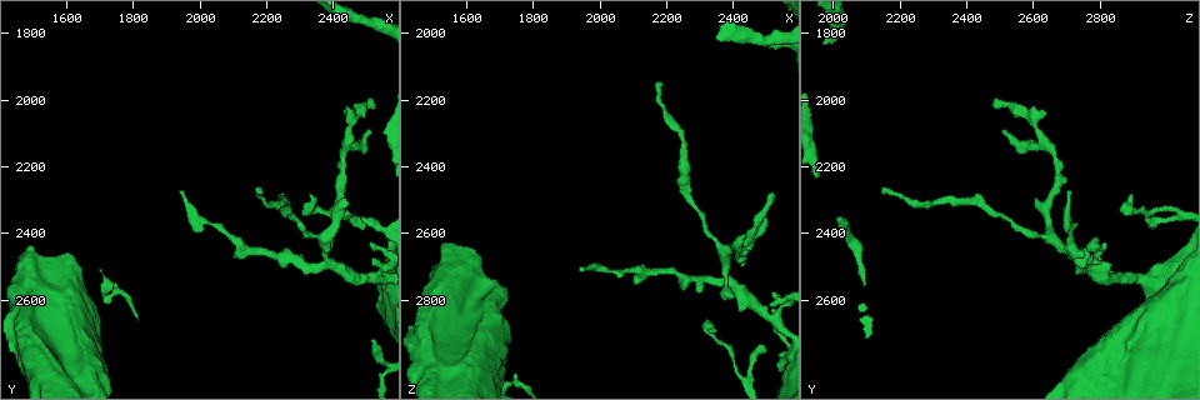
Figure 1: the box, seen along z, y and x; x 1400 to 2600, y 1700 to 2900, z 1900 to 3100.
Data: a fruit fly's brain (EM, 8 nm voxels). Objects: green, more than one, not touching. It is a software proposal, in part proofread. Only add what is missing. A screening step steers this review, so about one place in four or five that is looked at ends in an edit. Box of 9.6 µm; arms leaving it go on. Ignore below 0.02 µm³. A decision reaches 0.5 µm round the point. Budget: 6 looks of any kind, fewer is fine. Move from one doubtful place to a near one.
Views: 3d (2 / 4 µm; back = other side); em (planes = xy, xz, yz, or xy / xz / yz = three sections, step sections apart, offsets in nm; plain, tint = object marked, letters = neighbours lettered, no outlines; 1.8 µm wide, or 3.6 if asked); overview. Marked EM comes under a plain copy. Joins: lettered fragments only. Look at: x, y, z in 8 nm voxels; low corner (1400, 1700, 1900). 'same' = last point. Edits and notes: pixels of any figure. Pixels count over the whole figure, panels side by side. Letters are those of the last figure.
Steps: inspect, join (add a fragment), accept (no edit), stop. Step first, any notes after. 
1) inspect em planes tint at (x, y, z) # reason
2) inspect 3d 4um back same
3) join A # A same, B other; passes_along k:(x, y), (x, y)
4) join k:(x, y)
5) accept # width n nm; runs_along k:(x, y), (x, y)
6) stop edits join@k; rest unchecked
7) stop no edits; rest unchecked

inspect em xz step 8 tint at (2510, 2490, 2780) # an open end

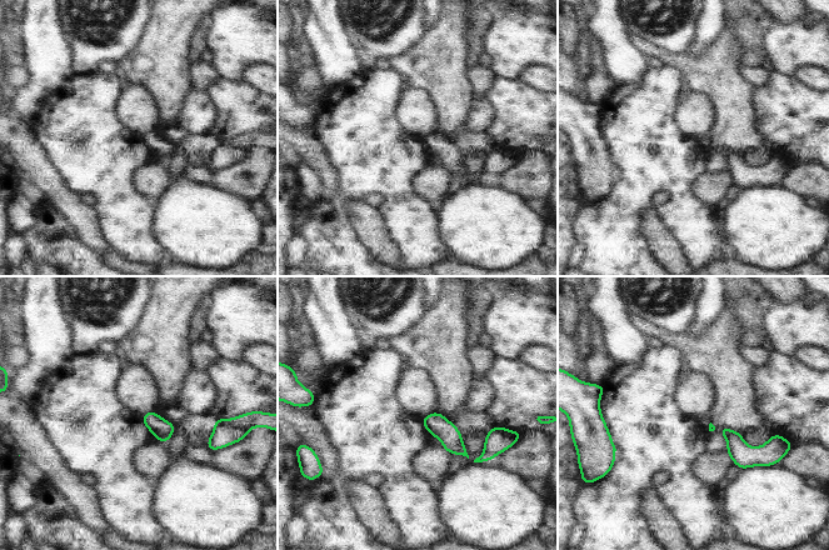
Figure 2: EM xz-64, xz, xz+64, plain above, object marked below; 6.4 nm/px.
inspect em planes letters same # another direction

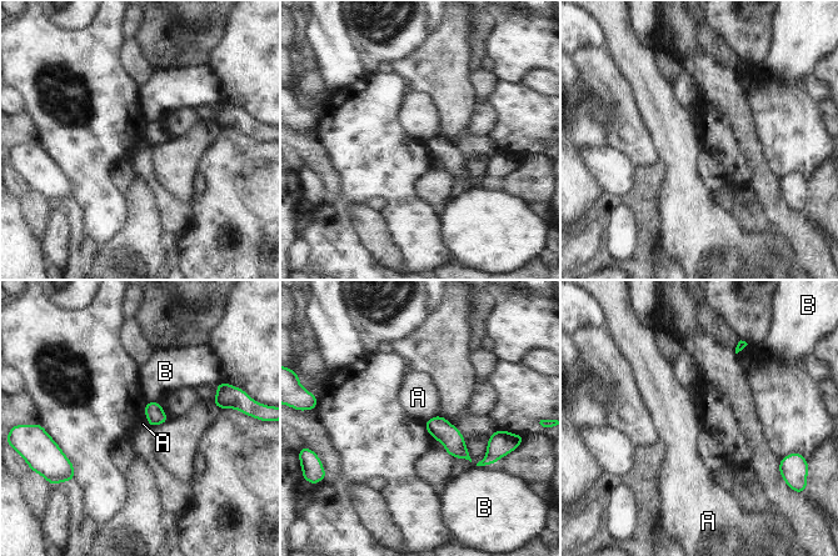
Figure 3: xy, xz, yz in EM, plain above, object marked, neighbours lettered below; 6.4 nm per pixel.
accept # A other, B other; border 3:(144, 411), (149, 426); none of them fits

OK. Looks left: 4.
inspect em planes letters at (2370, 2330, 2940)

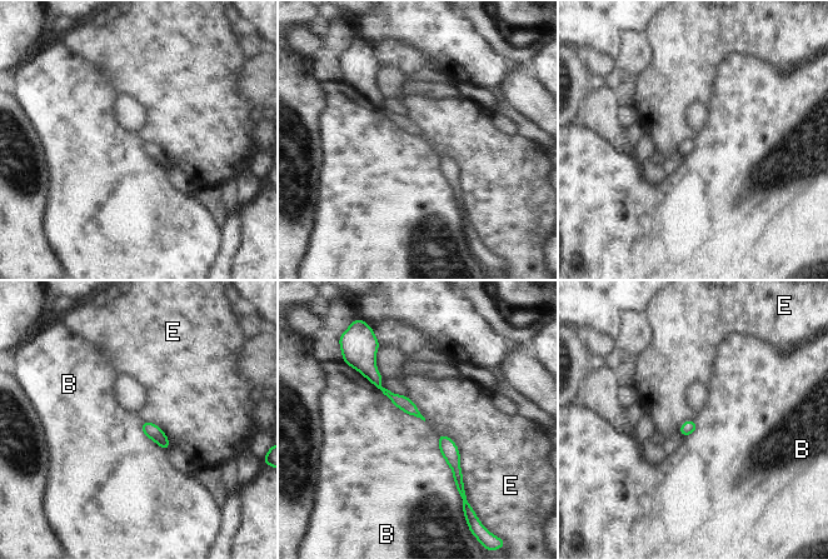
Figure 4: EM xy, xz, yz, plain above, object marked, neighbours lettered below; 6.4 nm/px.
accept # B other, E other; runs_along 4:(363, 370), (387, 393), (415, 412); none of them fits

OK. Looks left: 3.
inspect em yz step 16 letters at (1940, 2270, 2710) # thin end

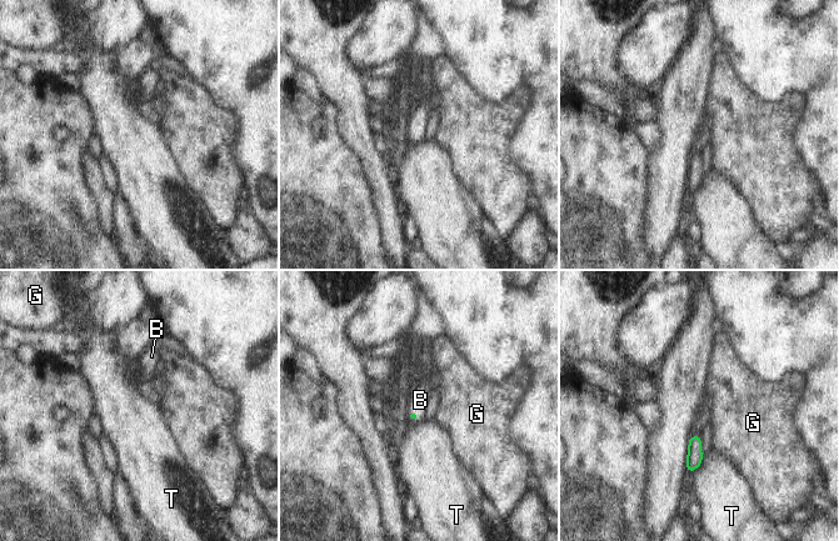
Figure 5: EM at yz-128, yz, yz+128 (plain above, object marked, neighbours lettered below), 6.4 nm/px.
join B # longest_contact B 100 nm; B same, G other, T other; the cell continues

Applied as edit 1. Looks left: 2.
stop edits join@5; rest unchecked

